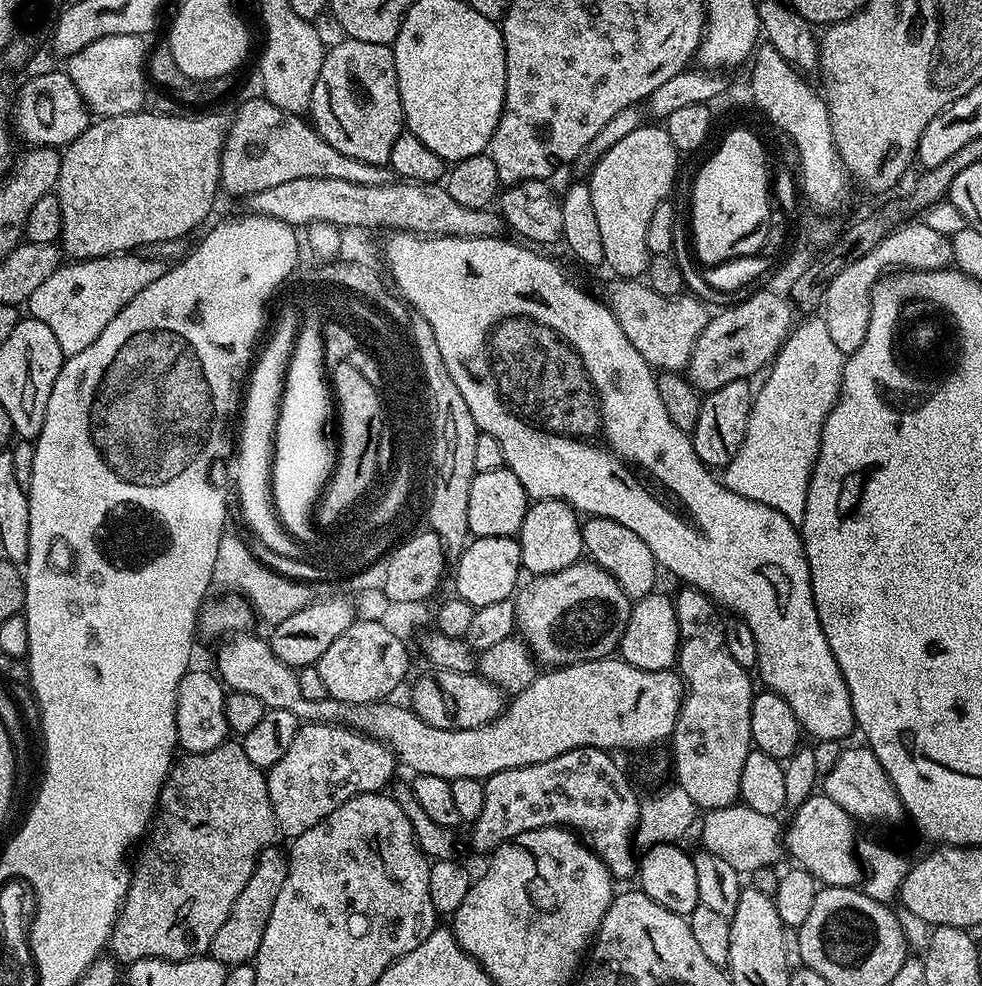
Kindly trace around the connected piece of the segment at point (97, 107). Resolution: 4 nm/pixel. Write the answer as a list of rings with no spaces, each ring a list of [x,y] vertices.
[[[107,36],[90,42],[78,54],[67,57],[68,77],[78,86],[78,94],[88,103],[89,113],[97,117],[125,116],[141,111],[146,85],[146,43],[142,36]]]

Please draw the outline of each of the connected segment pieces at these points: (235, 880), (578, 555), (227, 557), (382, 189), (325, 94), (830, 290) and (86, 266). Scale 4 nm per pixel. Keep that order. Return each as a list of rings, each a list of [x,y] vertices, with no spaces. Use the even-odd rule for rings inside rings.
[[[226,742],[206,754],[189,752],[181,755],[168,771],[150,831],[139,845],[140,853],[139,848],[135,853],[136,864],[134,860],[130,868],[124,905],[107,942],[117,961],[131,962],[142,958],[189,960],[205,955],[211,949],[214,934],[218,934],[222,922],[230,918],[230,910],[234,910],[242,886],[250,882],[257,858],[278,836],[267,775],[246,758],[243,743],[232,743]]]
[[[538,500],[529,503],[526,518],[522,518],[518,539],[523,571],[532,572],[528,574],[533,577],[566,570],[566,566],[581,563],[585,555],[581,517],[565,500]]]
[[[226,532],[218,542],[217,557],[214,560],[213,583],[220,589],[243,596],[253,606],[255,615],[275,626],[290,618],[315,601],[315,589],[305,581],[280,575],[262,564],[247,544],[232,532]]]
[[[294,178],[294,182],[282,182],[279,186],[270,186],[270,190],[262,190],[250,198],[251,211],[258,216],[278,218],[293,226],[307,226],[318,223],[337,224],[344,227],[353,224],[373,224],[377,230],[395,230],[398,232],[415,232],[417,236],[465,236],[466,238],[482,238],[483,236],[500,236],[502,217],[499,211],[483,208],[470,210],[470,206],[461,206],[450,198],[447,187],[443,183],[417,184],[415,182],[393,182],[382,186],[358,186],[354,182],[342,182],[342,178]]]
[[[340,38],[333,48],[331,45],[325,51],[318,82],[314,82],[310,109],[312,127],[325,142],[334,146],[334,150],[367,164],[387,165],[390,150],[394,150],[394,138],[398,138],[406,128],[402,98],[398,94],[399,77],[400,73],[394,70],[394,54],[389,45]]]
[[[923,220],[908,222],[891,229],[888,235],[862,258],[854,260],[829,282],[822,307],[822,319],[826,322],[834,346],[849,356],[866,336],[872,309],[872,292],[886,273],[886,268],[905,268],[913,271],[936,271],[949,267],[954,260],[951,239],[932,229]]]
[[[121,254],[103,256],[97,260],[65,263],[54,274],[50,274],[50,278],[46,278],[46,282],[38,286],[38,290],[34,290],[26,305],[27,315],[31,319],[44,323],[45,326],[50,326],[54,338],[58,338],[58,346],[64,351],[65,357],[78,354],[86,350],[86,346],[90,346],[90,342],[94,342],[94,338],[98,338],[98,334],[102,334],[106,326],[110,326],[110,322],[120,313],[122,306],[126,306],[130,298],[138,294],[138,290],[146,290],[150,282],[154,282],[165,272],[166,264],[163,259],[151,259],[143,260],[140,254]]]

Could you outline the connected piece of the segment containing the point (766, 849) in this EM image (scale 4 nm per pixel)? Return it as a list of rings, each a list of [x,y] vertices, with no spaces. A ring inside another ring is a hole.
[[[738,802],[726,808],[709,809],[703,818],[703,849],[725,859],[736,872],[752,874],[774,866],[774,863],[784,856],[782,826],[779,826],[779,819],[775,816],[759,814],[758,810],[751,810]]]

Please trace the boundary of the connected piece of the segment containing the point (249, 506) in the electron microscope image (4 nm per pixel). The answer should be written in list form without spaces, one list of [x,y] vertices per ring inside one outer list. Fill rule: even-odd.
[[[294,298],[288,304],[290,306],[284,308],[282,318],[278,322],[280,328],[272,340],[272,346],[264,354],[264,360],[260,362],[256,376],[254,376],[254,384],[252,384],[252,392],[250,392],[250,400],[248,400],[248,410],[246,410],[246,432],[244,432],[244,442],[242,442],[242,454],[238,460],[240,466],[238,466],[238,478],[234,481],[234,490],[236,495],[238,494],[242,514],[255,536],[276,555],[286,558],[285,560],[293,560],[303,557],[304,548],[301,548],[299,545],[301,543],[280,523],[271,499],[278,388],[280,388],[284,362],[288,358],[288,348],[292,342],[294,326],[296,326],[296,316],[298,316],[296,306],[300,306],[302,302],[296,302],[296,298]]]

